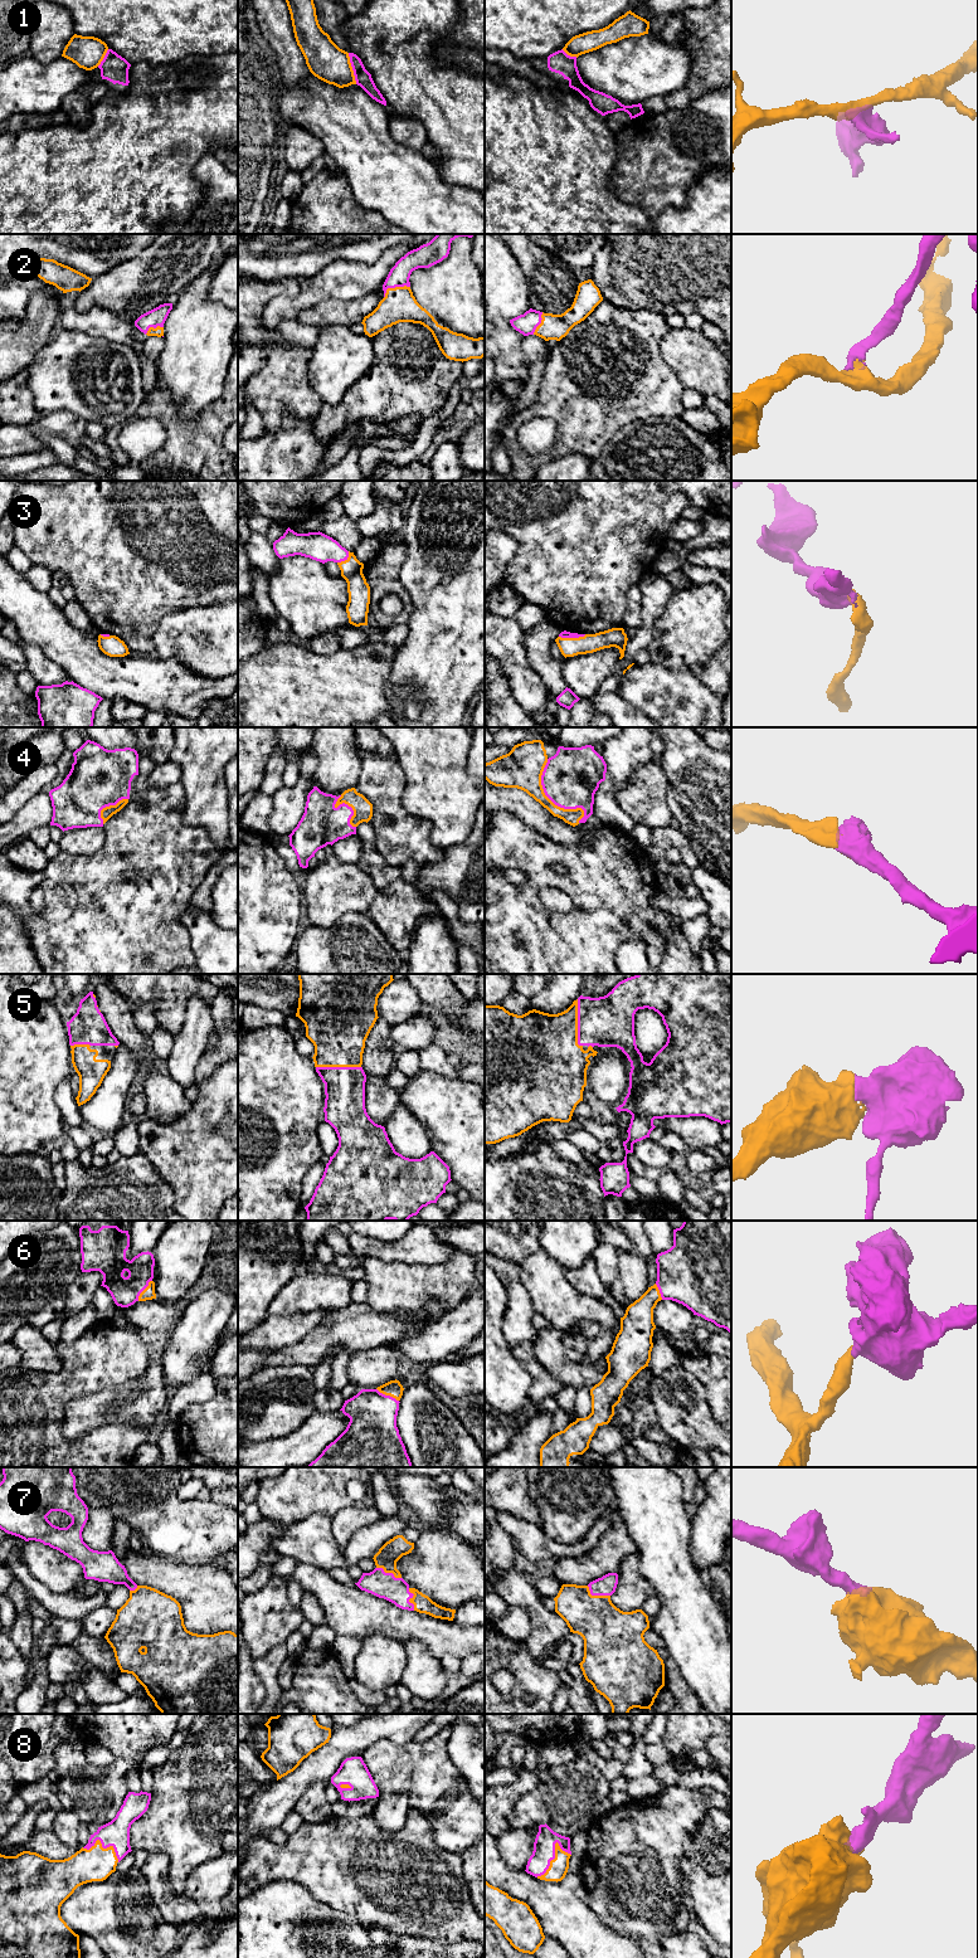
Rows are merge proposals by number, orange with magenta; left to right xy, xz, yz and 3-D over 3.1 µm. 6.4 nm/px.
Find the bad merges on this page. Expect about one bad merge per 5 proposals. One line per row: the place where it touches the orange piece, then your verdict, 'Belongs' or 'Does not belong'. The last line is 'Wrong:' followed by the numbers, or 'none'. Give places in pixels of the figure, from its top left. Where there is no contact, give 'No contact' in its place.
1: Touches orange at xz (351, 68). Does not belong
2: Touches orange at xz (395, 287). Belongs
3: Touches orange at yz (572, 638). Belongs
4: Touches orange at yz (551, 802). Belongs
5: Touches orange at yz (577, 1023). Belongs
6: Touches orange at xz (388, 1394). Belongs
7: Touches orange at yz (597, 1596). Belongs
8: Touches orange at yz (555, 1854). Belongs
Wrong: 1

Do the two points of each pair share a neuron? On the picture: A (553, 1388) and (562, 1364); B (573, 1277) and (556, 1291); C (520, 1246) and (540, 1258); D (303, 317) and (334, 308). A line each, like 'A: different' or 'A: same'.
A: different
B: different
C: different
D: same

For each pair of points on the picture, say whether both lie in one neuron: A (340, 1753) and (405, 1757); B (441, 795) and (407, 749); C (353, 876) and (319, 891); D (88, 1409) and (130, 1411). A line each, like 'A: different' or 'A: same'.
A: different
B: same
C: same
D: same

